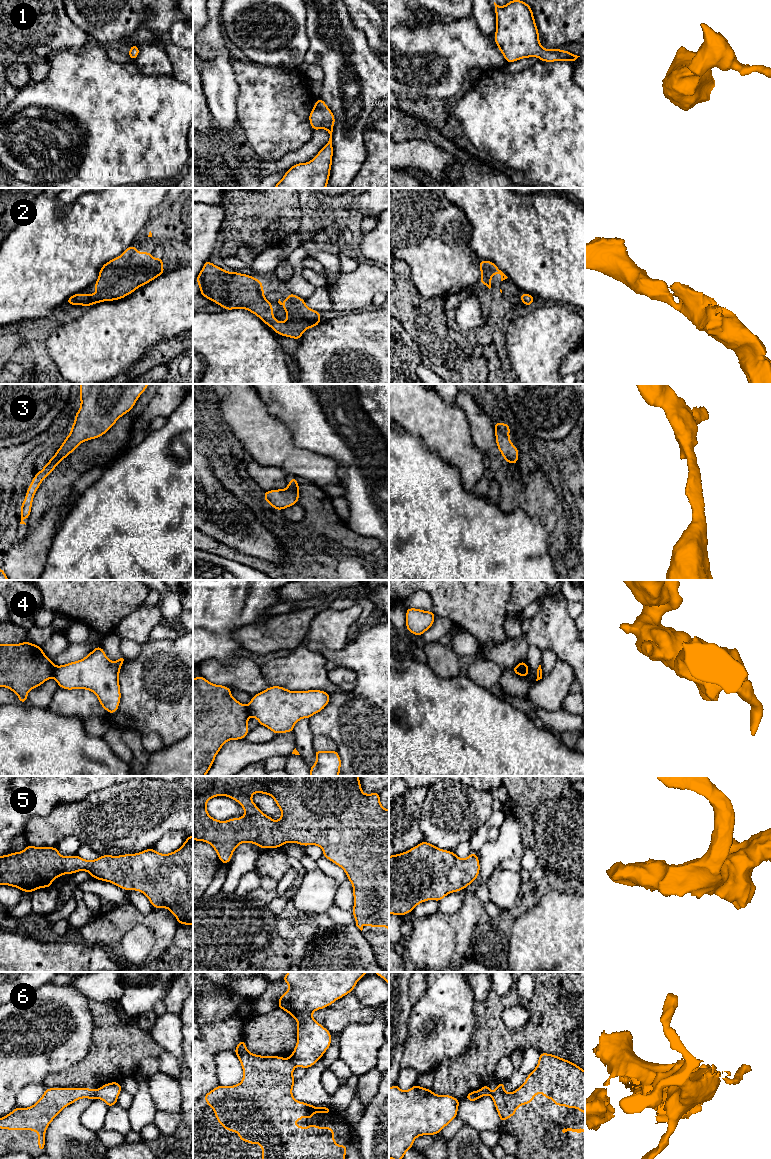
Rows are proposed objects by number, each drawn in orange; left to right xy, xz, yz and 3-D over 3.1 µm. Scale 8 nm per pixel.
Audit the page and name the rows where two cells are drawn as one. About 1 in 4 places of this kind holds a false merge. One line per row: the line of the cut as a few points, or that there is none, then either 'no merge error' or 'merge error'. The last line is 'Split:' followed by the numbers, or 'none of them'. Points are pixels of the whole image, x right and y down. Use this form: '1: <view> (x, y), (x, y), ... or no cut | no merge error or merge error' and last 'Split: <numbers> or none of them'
1: no cut | no merge error
2: no cut | no merge error
3: no cut | no merge error
4: xy (55, 666), (52, 676) | merge error
5: no cut | no merge error
6: xz (289, 1058), (294, 1066) | merge error
Split: 4, 6

